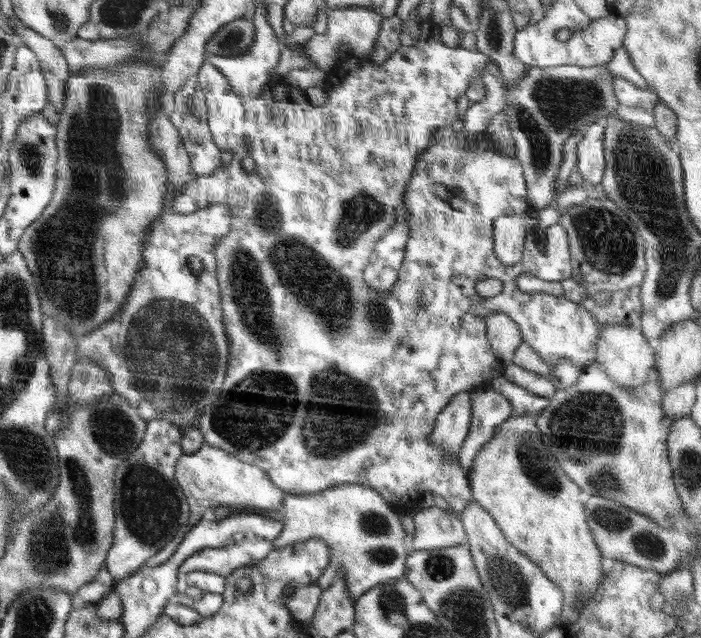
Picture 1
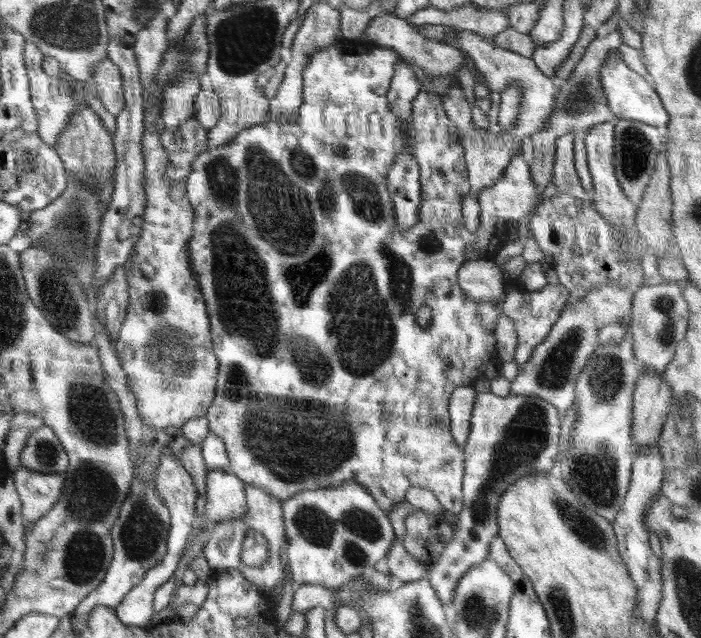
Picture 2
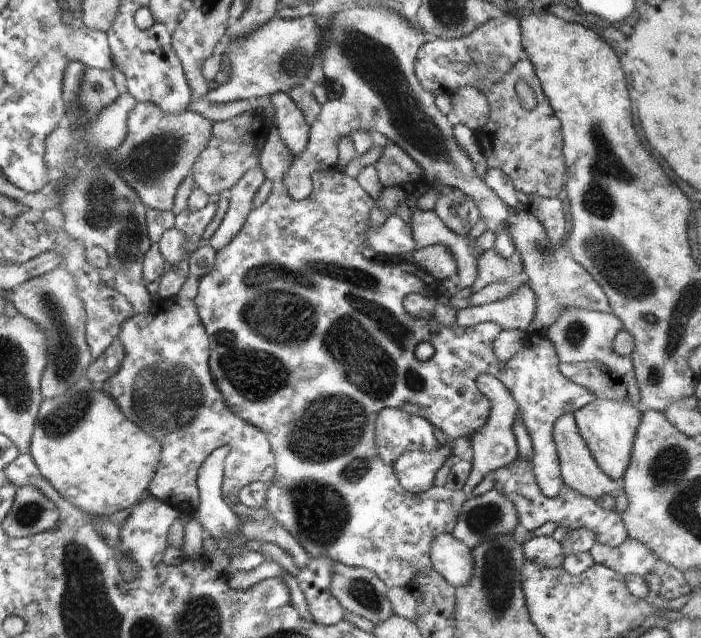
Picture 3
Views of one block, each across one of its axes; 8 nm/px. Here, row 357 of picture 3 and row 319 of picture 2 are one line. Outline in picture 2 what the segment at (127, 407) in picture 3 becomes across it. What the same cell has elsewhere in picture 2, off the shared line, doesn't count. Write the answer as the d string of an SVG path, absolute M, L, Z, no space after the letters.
M161 118L156 120L156 124L144 125L144 134L142 134L142 151L144 152L144 184L146 193L146 210L144 210L144 224L142 224L142 234L138 238L138 242L132 248L132 254L128 256L128 260L124 262L123 266L126 269L126 281L128 281L128 306L126 308L127 315L124 316L124 322L118 331L118 340L116 343L116 353L120 360L122 369L128 374L129 379L132 380L129 384L130 391L136 396L136 407L138 407L138 415L144 422L145 426L152 426L154 429L165 430L167 427L182 427L188 420L198 417L206 417L208 408L212 404L217 392L217 375L219 372L219 363L214 355L211 339L211 328L206 308L206 303L202 292L200 292L199 284L196 282L196 276L192 274L190 260L188 260L188 241L192 238L192 221L194 221L194 214L190 208L190 202L186 198L186 188L183 181L168 180L166 178L167 155L160 144L160 132L162 132L163 123Z

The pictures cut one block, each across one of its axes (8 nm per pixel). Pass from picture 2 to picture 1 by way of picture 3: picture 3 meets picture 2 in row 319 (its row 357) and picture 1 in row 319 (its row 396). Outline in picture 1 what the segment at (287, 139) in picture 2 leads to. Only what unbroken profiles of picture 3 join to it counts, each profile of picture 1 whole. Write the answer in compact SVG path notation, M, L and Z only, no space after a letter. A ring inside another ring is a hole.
M429 17L422 20L419 27L421 34L416 44L400 45L380 66L368 58L354 56L354 52L344 43L335 70L327 72L327 79L335 85L334 89L327 92L326 104L318 108L309 103L304 89L292 87L283 80L278 82L268 80L262 85L256 98L241 99L218 69L210 63L204 63L196 75L209 108L207 118L209 129L213 141L222 150L232 153L232 161L228 167L221 165L212 174L197 176L187 183L182 192L182 202L180 198L176 198L173 208L228 204L232 211L231 229L215 244L215 250L213 250L217 258L217 281L221 294L223 323L229 338L227 372L218 399L200 415L199 430L202 432L204 442L221 448L239 461L261 468L270 477L272 484L276 484L276 487L280 488L284 494L310 495L331 487L354 484L372 488L399 510L410 503L416 503L422 495L428 492L442 496L454 511L461 512L474 501L468 468L462 468L459 465L457 454L451 454L435 446L430 438L434 432L436 416L456 394L489 385L492 380L501 376L505 369L504 364L492 352L487 337L485 316L494 312L503 312L511 316L520 327L522 340L534 349L540 360L548 364L551 373L554 373L554 367L560 358L568 358L568 362L572 363L576 369L583 369L588 363L594 362L600 327L597 320L584 310L582 305L564 296L558 298L540 291L526 293L517 287L515 281L517 276L526 272L547 281L562 281L571 277L573 268L569 240L563 226L556 225L554 230L547 231L544 236L545 247L542 250L536 246L534 228L528 230L521 259L516 264L504 264L496 258L493 251L494 221L502 216L524 214L525 210L529 209L526 199L527 182L523 177L523 168L516 156L500 154L500 149L503 150L503 148L490 140L488 131L475 135L471 149L464 149L466 138L463 131L456 132L451 127L451 124L459 118L456 107L458 96L464 94L465 88L476 77L487 72L486 64L489 62L495 64L495 62L478 50L471 51L462 46L452 48L444 44L441 41L440 26ZM247 157L254 160L255 166L251 172L244 171L240 164L241 160ZM436 184L445 185L450 194L447 200L436 196L434 193ZM456 188L462 190L464 194L462 199L454 194ZM404 202L410 234L404 247L405 255L398 273L398 280L387 292L376 292L375 288L368 286L364 280L363 270L369 263L376 243L385 236L387 230L393 227L395 208ZM486 278L497 278L503 284L501 292L492 298L480 296L475 289L476 283Z

